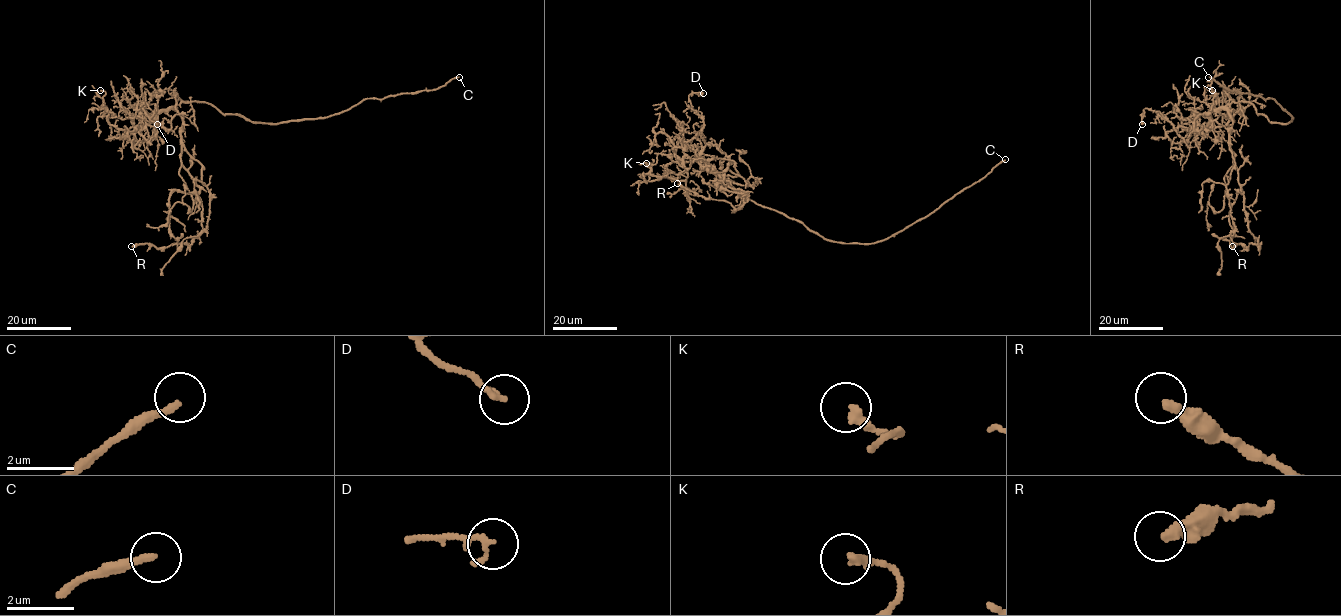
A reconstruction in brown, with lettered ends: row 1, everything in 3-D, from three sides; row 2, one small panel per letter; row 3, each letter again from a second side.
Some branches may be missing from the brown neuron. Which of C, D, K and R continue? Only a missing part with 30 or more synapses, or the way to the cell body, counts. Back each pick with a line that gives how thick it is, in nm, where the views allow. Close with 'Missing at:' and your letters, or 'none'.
C: Thickness 220 nm
Missing at: C

